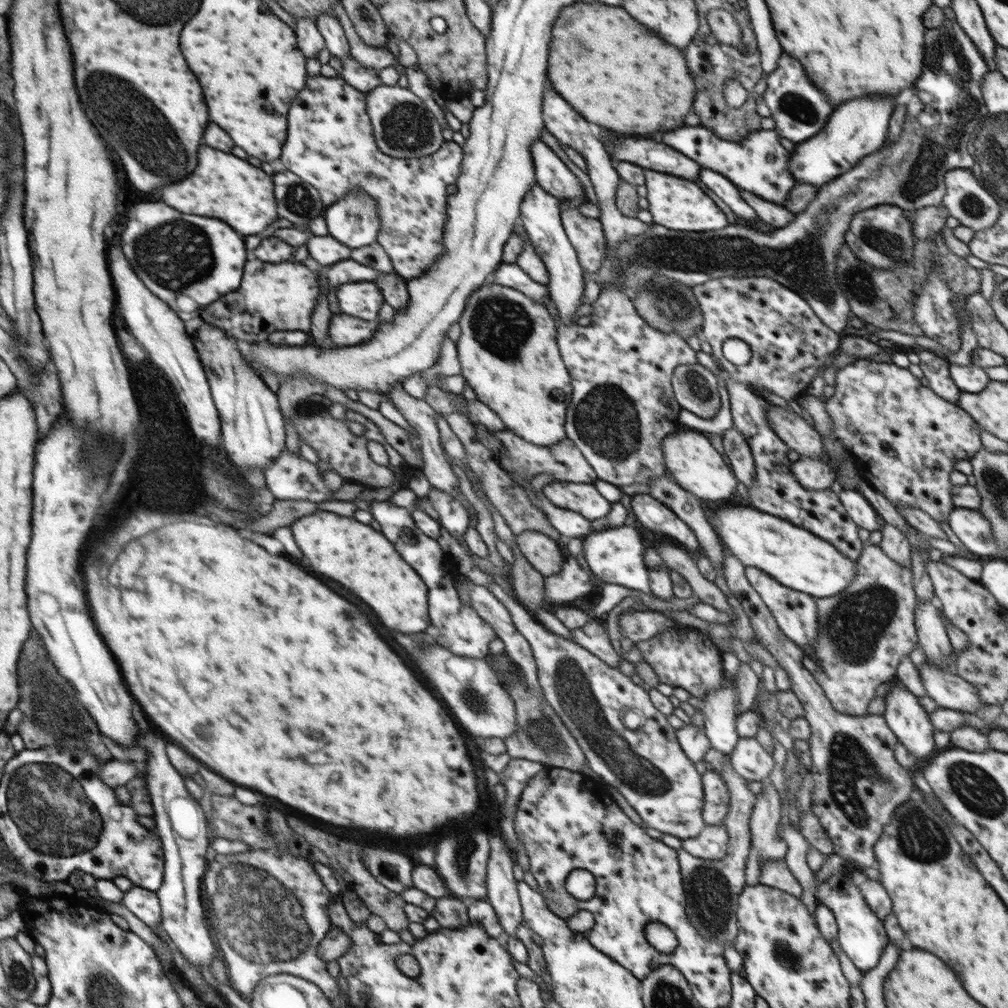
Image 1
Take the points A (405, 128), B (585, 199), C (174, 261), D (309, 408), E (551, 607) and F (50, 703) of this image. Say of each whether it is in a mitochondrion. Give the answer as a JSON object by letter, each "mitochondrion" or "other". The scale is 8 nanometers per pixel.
{"A":"mitochondrion","B":"other","C":"mitochondrion","D":"other","E":"other","F":"mitochondrion"}

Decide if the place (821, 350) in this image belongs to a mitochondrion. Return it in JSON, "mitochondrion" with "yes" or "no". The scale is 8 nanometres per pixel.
{"mitochondrion":"no"}

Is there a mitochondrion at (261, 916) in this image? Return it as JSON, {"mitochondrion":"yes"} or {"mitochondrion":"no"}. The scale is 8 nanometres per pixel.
{"mitochondrion":"yes"}

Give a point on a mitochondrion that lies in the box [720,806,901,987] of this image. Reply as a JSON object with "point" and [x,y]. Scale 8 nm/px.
{"point":[788,956]}

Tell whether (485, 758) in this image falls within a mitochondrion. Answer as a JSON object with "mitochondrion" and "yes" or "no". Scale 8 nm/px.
{"mitochondrion":"no"}

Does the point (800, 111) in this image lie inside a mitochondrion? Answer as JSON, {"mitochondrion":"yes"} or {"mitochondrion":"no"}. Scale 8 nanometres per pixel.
{"mitochondrion":"yes"}

